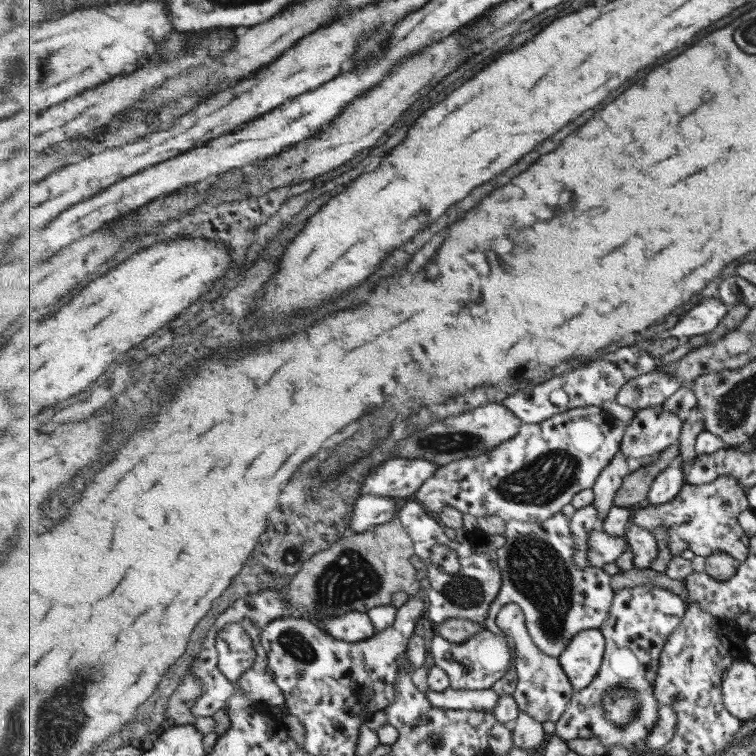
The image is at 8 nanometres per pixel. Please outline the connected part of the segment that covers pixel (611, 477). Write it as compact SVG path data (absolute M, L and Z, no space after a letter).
M623 451L615 455L610 466L605 467L601 475L598 476L598 481L594 485L595 500L594 503L599 509L599 520L595 529L603 531L603 524L609 511L615 506L615 497L618 491L623 487L625 478L633 470L633 464L627 460L627 455Z

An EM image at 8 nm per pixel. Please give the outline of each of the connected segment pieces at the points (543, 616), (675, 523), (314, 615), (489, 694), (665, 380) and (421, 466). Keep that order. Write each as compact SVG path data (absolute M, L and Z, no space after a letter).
M563 512L543 523L511 520L506 526L503 534L506 543L498 550L503 586L484 626L504 638L506 635L496 622L499 611L506 604L518 604L525 613L528 632L539 649L549 656L561 656L582 631L601 629L609 618L616 593L611 588L611 575L603 569L575 563L577 541L571 519Z
M723 475L711 484L687 483L673 500L659 505L650 504L633 511L631 521L632 524L649 529L653 534L661 525L669 527L669 547L673 555L679 556L687 548L705 559L717 552L725 552L742 563L750 555L752 537L748 537L741 528L739 514L749 508L747 488L735 476Z
M398 518L361 535L341 537L303 562L301 572L291 580L285 596L293 609L290 616L309 619L324 629L325 619L354 610L366 613L372 608L390 605L397 592L417 594L421 586L417 580L418 570L411 564L413 554L414 542Z
M449 687L446 691L435 691L429 688L426 692L437 708L447 710L477 710L488 711L493 710L501 696L493 689L485 690L457 690Z
M654 371L643 374L623 386L616 401L635 411L658 407L667 402L667 399L671 398L682 386L689 386L689 384L681 384L670 374Z
M389 458L367 475L360 487L363 496L391 496L402 502L411 499L435 474L439 464L417 458Z

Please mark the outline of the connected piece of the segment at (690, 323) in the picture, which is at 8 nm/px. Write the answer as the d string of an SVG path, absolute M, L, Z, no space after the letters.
M718 297L705 298L691 312L687 312L687 316L683 316L673 330L668 330L666 335L682 341L700 334L708 335L727 316L729 307Z

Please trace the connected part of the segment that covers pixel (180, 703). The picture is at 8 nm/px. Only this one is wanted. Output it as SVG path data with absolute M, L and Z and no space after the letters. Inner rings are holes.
M188 674L167 700L165 718L175 720L175 725L193 725L197 716L193 707L199 697L203 697L203 680L195 674Z

